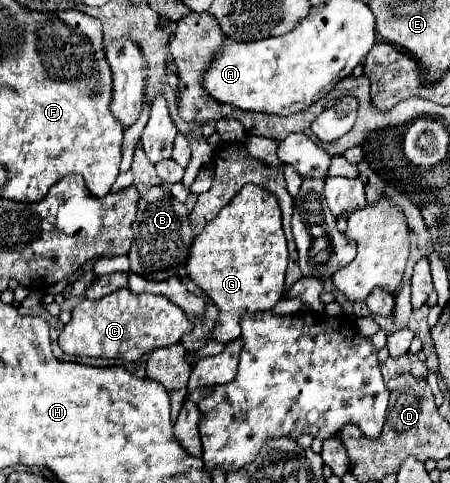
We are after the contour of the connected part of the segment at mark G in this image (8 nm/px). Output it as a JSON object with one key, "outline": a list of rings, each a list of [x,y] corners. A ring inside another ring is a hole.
{"outline":[[[245,186],[237,198],[229,206],[225,206],[217,218],[213,218],[199,236],[195,236],[193,246],[187,256],[187,274],[189,278],[213,300],[213,304],[219,308],[219,318],[215,322],[215,328],[211,332],[211,338],[227,344],[235,338],[239,338],[239,318],[243,314],[255,314],[263,310],[271,310],[283,296],[283,280],[287,270],[287,242],[281,228],[281,210],[277,204],[277,198],[273,194],[261,190],[259,186]]]}

